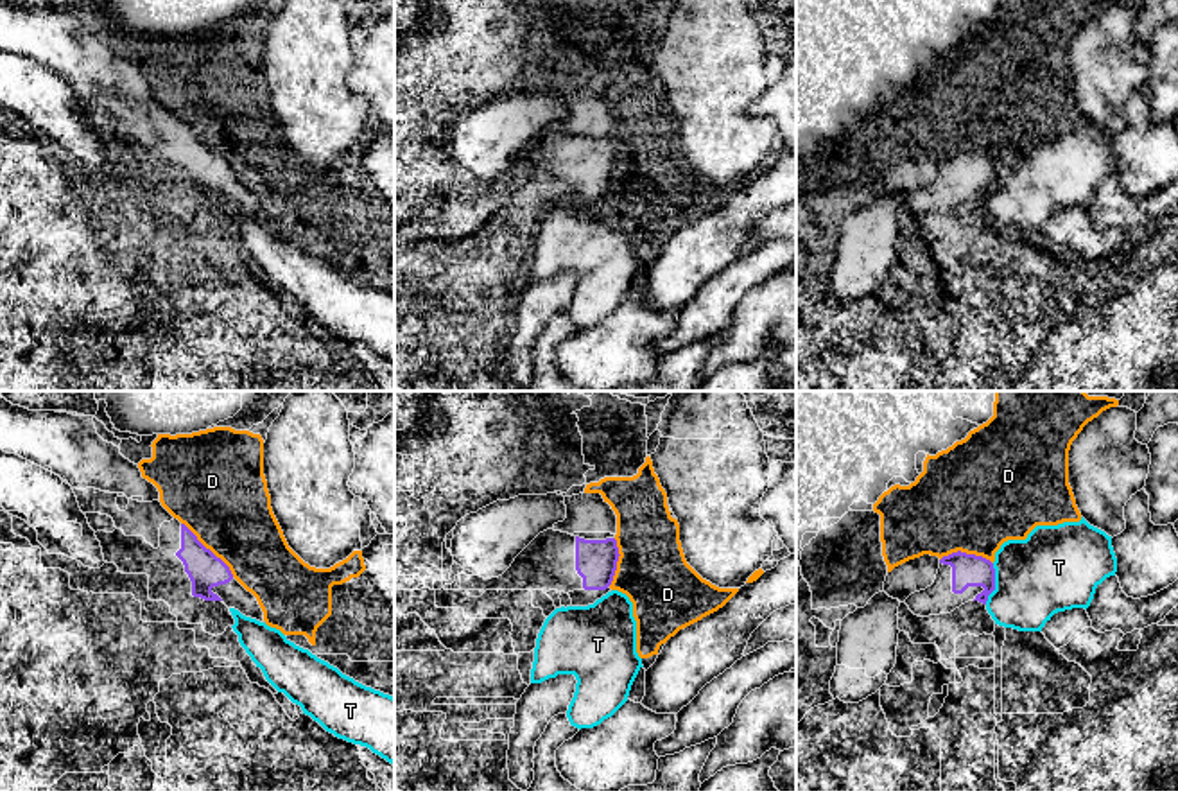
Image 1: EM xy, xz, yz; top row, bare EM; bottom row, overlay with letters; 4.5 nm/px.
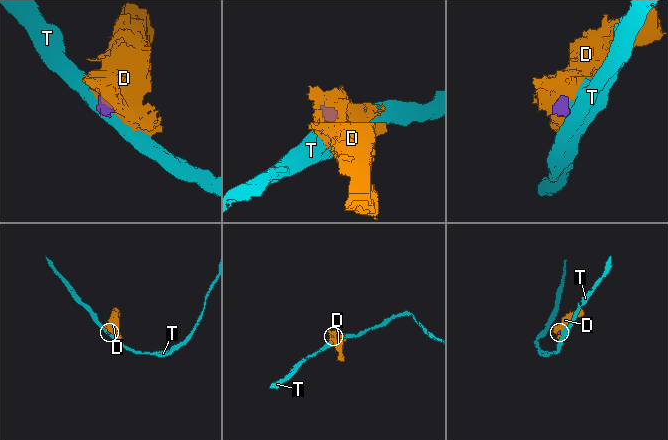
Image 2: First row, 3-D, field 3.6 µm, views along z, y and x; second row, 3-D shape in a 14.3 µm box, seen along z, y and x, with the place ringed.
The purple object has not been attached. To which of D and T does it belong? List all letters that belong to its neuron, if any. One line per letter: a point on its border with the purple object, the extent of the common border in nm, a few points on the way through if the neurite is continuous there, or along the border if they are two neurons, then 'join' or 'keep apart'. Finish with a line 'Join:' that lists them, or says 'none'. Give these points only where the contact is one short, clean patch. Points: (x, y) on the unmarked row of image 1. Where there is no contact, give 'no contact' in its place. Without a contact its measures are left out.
D: meets purple in xy at (208, 147); contact 340 nm long; border along xy (181, 121), (233, 174); keep apart
T: meets purple in yz at (994, 182); contact 190 nm long; border along yz (994, 162), (994, 189), (985, 201); keep apart
Join: none

